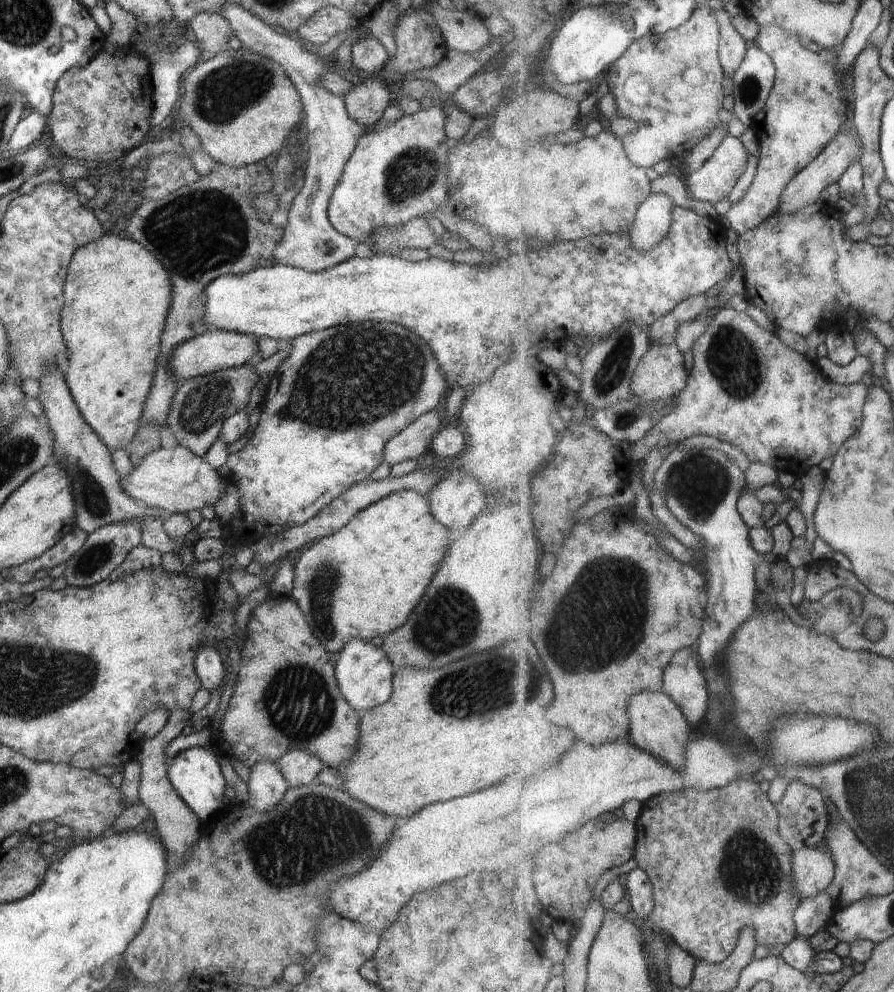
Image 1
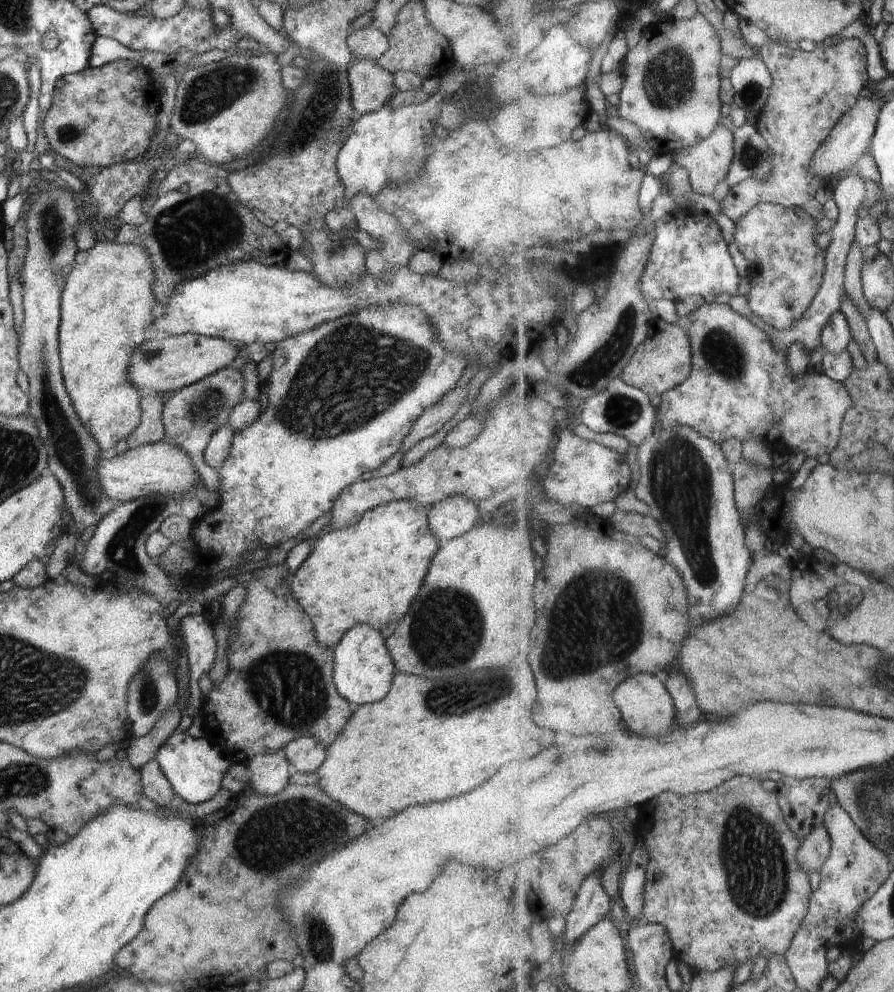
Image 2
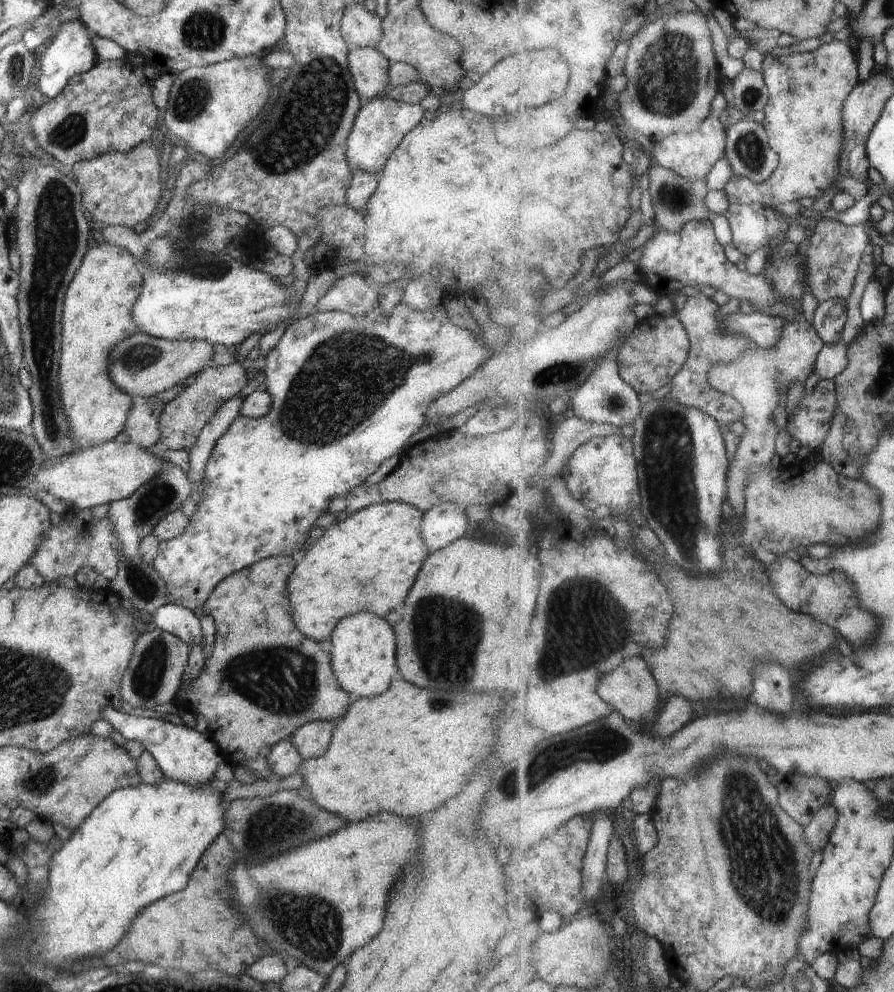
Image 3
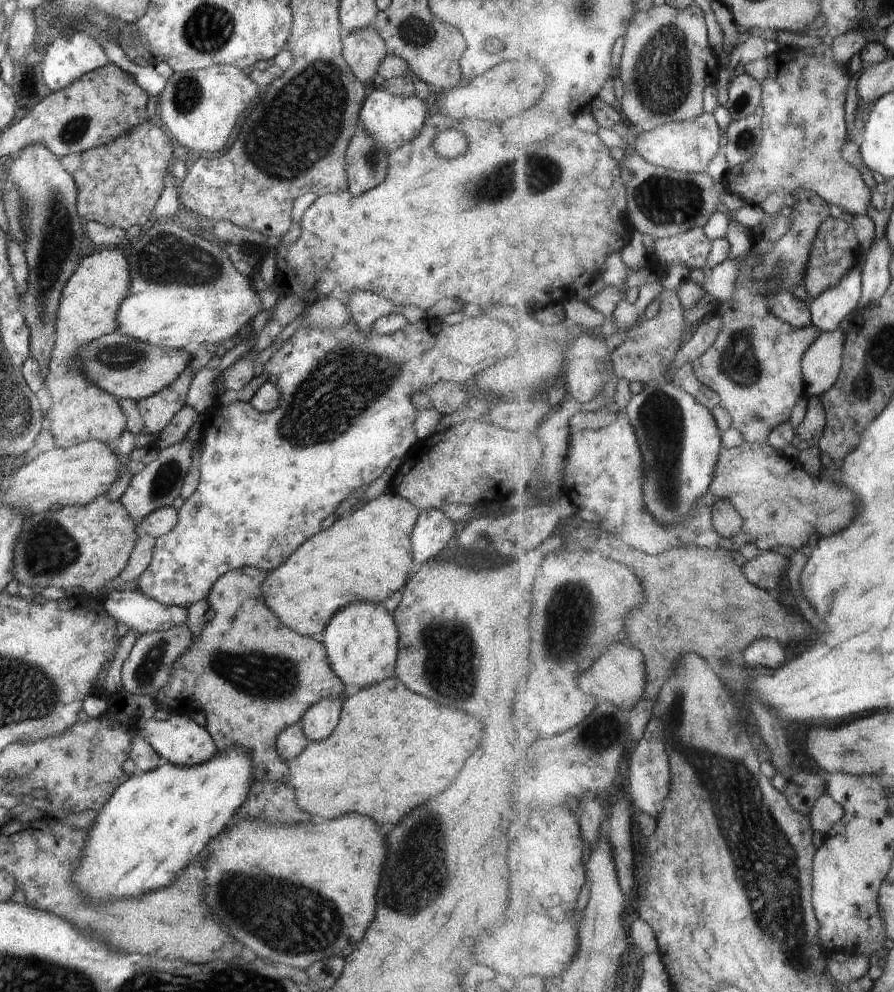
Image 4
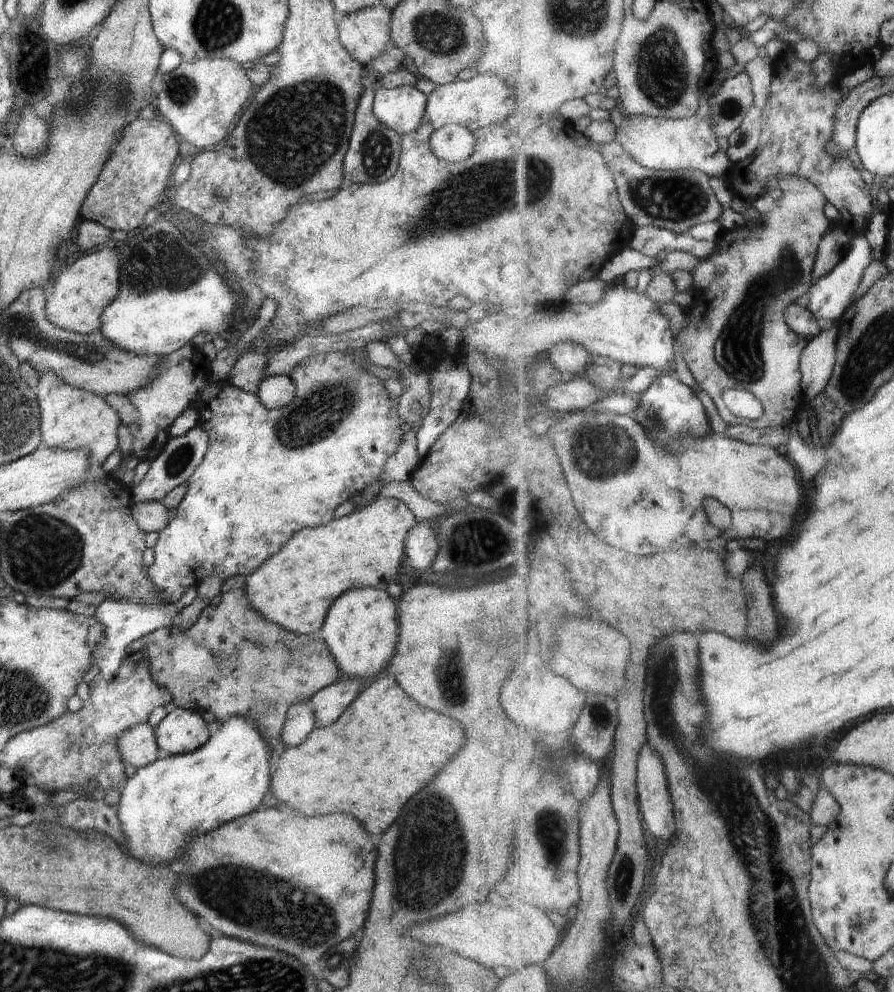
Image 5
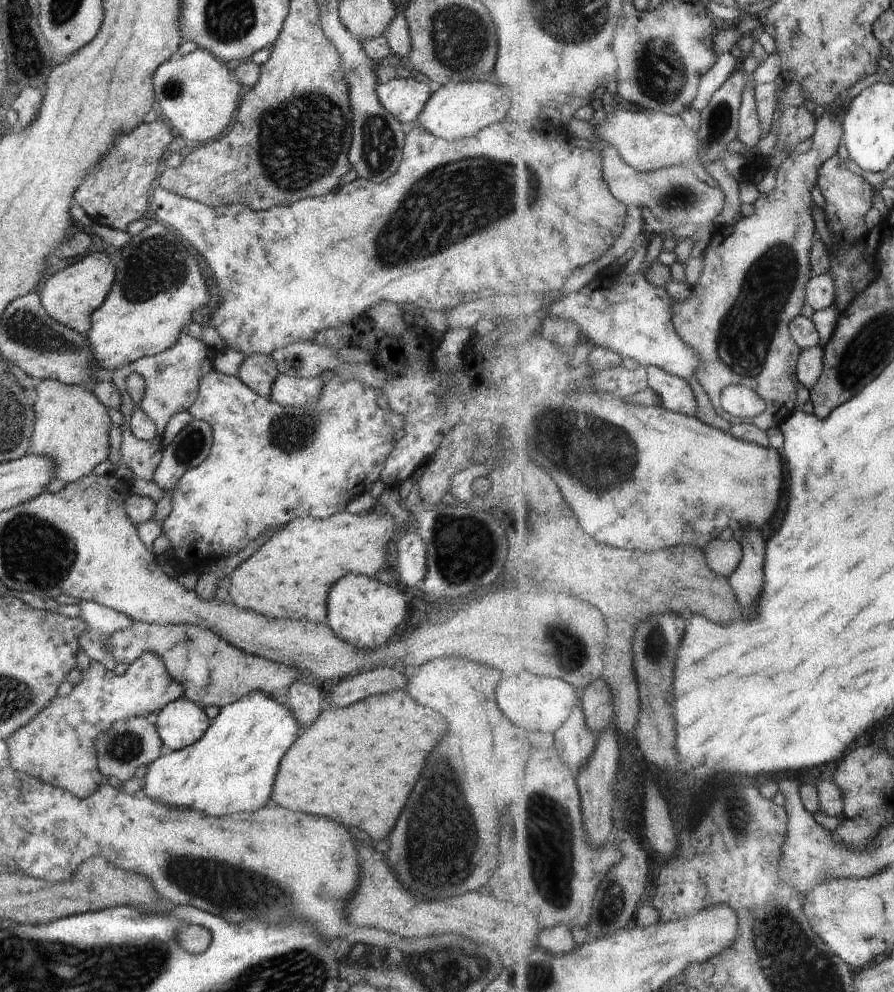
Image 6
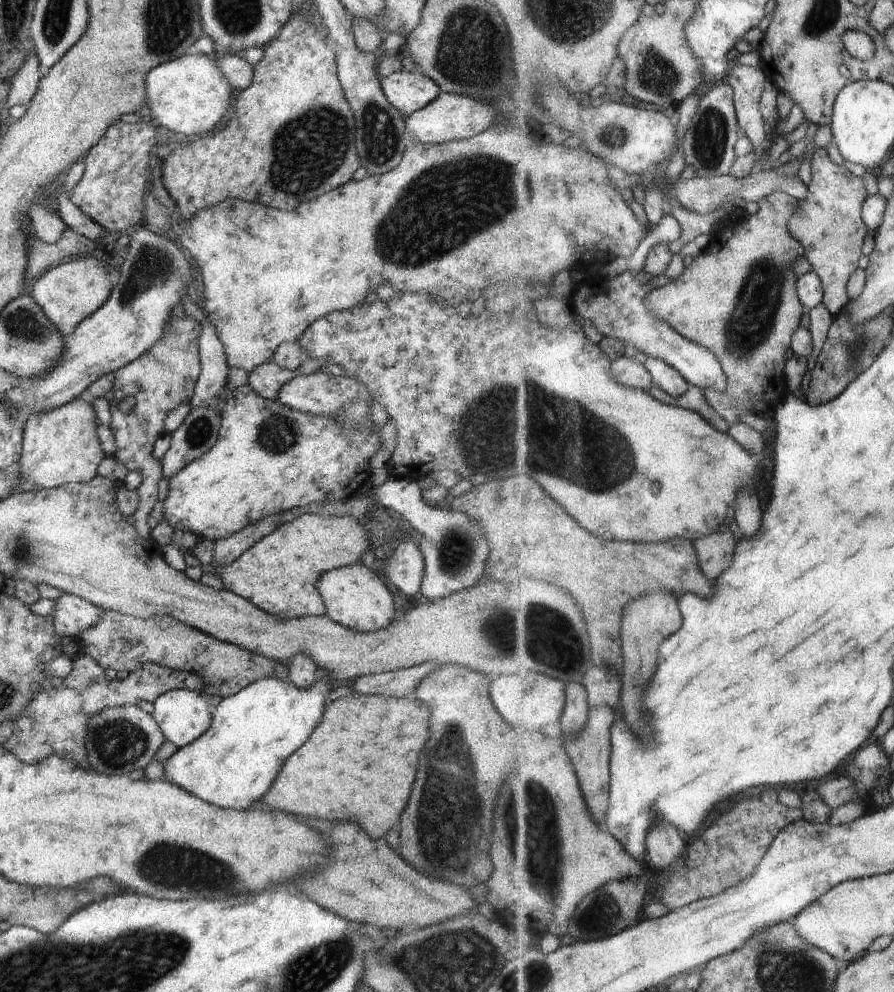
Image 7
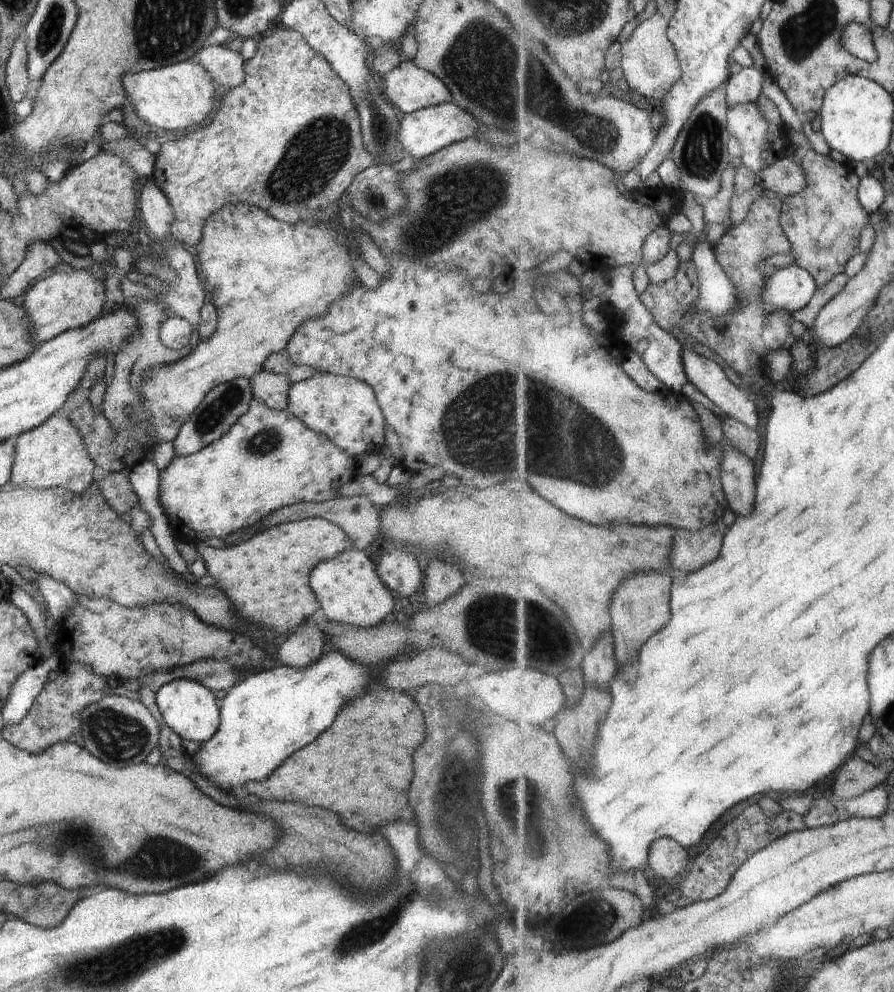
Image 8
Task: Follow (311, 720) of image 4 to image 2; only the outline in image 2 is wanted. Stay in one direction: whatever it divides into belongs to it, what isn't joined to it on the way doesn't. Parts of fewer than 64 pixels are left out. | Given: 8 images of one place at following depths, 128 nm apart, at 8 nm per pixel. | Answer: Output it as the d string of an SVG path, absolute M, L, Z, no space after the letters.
M300 737L282 750L293 772L317 772L327 757L327 749L316 739Z

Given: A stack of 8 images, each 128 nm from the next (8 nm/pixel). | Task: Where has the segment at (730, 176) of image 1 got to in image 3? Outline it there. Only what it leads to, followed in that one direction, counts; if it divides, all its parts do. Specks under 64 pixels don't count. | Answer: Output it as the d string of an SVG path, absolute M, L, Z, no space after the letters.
M714 113L696 132L674 133L655 139L652 162L675 170L678 174L695 181L706 181L714 166L727 156L729 132L722 124L719 113Z

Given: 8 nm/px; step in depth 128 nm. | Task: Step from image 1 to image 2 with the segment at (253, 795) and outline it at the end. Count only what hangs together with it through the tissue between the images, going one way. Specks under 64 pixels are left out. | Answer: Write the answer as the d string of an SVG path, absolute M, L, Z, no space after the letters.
M283 751L254 756L246 764L250 774L248 789L261 797L279 793L292 782L293 771L290 766Z

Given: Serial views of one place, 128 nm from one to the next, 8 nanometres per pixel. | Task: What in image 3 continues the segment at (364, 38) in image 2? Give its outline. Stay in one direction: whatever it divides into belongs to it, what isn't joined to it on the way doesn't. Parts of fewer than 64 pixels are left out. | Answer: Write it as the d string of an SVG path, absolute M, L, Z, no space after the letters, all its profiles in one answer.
M349 4L341 18L341 33L347 47L357 49L370 47L377 50L383 37L381 18L364 8L364 4Z

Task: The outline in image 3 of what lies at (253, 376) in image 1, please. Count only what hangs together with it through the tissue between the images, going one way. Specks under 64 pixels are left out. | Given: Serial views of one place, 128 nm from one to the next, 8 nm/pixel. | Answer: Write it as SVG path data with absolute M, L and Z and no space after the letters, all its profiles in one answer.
M235 362L228 365L208 366L188 382L184 390L164 405L159 418L160 442L170 450L187 450L196 444L201 428L218 412L222 403L236 397L248 383L245 368Z

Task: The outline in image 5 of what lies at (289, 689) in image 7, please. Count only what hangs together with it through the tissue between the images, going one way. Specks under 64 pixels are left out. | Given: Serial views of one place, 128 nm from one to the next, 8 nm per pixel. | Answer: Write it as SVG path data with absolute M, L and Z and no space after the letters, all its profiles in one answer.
M230 716L226 722L220 722L214 735L206 740L198 750L168 756L156 760L129 778L120 792L120 802L116 816L122 826L122 836L126 840L126 850L122 852L140 860L142 864L168 864L180 860L190 832L210 832L216 826L222 826L238 816L246 816L259 810L269 790L275 761L270 748L266 746L264 736L260 736L254 720L246 716Z

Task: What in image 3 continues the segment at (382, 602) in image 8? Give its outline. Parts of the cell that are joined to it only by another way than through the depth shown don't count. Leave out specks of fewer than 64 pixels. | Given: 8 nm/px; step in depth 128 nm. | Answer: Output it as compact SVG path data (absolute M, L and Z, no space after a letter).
M356 613L343 618L333 630L326 643L333 676L342 690L352 699L370 698L381 695L398 677L395 661L395 634L393 628L372 613Z

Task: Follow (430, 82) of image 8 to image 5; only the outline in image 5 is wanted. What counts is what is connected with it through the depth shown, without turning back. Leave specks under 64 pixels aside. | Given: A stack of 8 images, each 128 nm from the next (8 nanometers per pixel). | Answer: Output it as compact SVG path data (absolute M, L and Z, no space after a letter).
M414 86L381 87L375 91L373 108L378 122L401 136L410 134L425 120L427 96Z

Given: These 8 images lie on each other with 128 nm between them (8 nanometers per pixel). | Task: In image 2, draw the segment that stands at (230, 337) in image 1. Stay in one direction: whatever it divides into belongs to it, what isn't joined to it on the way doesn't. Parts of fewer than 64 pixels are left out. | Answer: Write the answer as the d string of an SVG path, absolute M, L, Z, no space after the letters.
M194 333L168 335L161 340L148 339L141 347L131 351L128 372L131 382L145 394L164 392L169 395L178 388L184 388L220 369L229 367L240 353L243 353L243 349L238 344L224 339Z

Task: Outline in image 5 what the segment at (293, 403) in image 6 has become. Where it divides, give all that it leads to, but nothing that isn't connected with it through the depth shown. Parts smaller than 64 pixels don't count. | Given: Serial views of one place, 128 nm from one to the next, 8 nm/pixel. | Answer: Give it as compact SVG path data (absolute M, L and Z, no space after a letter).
M288 374L266 377L260 384L257 396L266 408L282 408L296 398L296 386Z

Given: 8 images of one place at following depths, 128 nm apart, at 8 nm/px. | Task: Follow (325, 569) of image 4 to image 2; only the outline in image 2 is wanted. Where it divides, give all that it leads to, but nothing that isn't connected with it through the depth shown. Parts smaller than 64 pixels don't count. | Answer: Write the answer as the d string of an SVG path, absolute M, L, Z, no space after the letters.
M414 499L392 501L366 511L356 524L332 530L329 534L322 533L292 580L288 580L288 586L311 618L316 640L324 648L333 649L346 632L356 625L370 625L381 631L392 622L402 620L412 600L420 592L439 546L440 542L427 521L427 508Z

